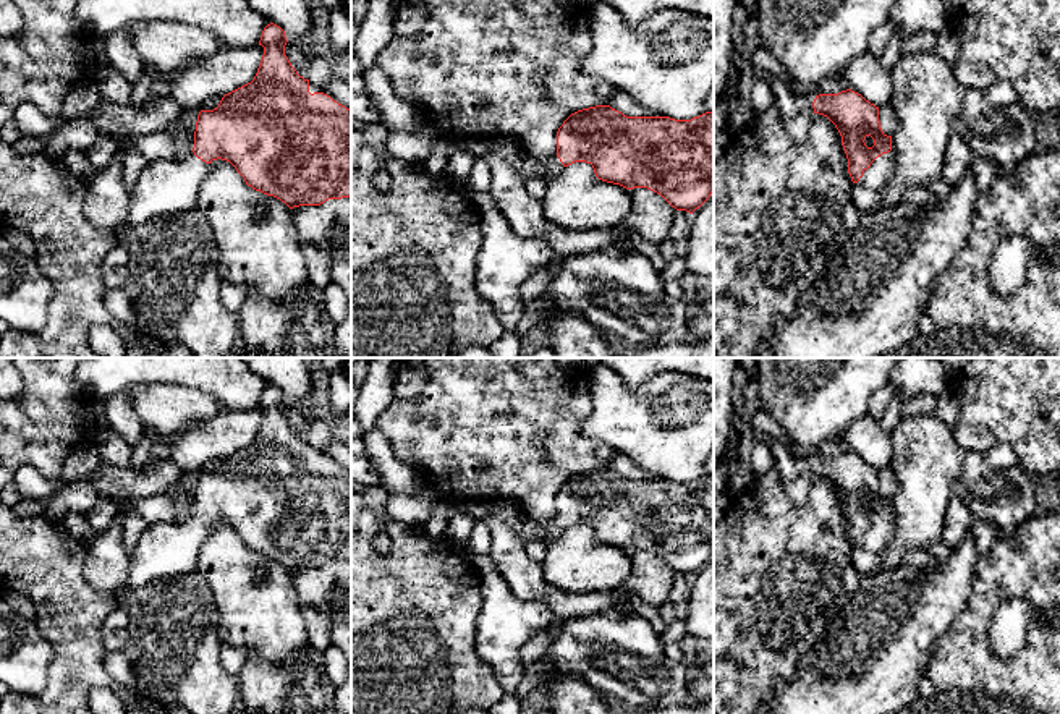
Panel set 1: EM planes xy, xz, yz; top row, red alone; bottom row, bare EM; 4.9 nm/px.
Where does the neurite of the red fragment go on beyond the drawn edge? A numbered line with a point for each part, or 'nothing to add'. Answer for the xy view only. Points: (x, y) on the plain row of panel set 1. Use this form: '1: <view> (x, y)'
1: xy (165, 549)

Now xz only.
1: xz (554, 528)

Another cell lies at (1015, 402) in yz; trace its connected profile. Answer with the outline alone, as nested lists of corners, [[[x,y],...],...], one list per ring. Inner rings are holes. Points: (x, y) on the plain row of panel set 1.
[[[940,358],[947,387],[961,395],[955,439],[966,452],[1008,445],[1021,468],[1060,487],[1060,358]]]

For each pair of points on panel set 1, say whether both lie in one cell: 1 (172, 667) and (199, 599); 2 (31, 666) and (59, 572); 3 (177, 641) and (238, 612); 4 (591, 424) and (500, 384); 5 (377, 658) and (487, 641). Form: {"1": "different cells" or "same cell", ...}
{"1": "same cell", "2": "different cells", "3": "different cells", "4": "different cells", "5": "different cells"}

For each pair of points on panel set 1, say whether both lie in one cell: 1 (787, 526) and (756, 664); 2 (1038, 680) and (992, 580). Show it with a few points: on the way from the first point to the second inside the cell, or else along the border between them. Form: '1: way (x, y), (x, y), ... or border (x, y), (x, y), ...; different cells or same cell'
1: way (751, 559), (733, 577), (735, 611), (732, 628); same cell
2: way (1005, 675), (979, 651), (979, 612); same cell

